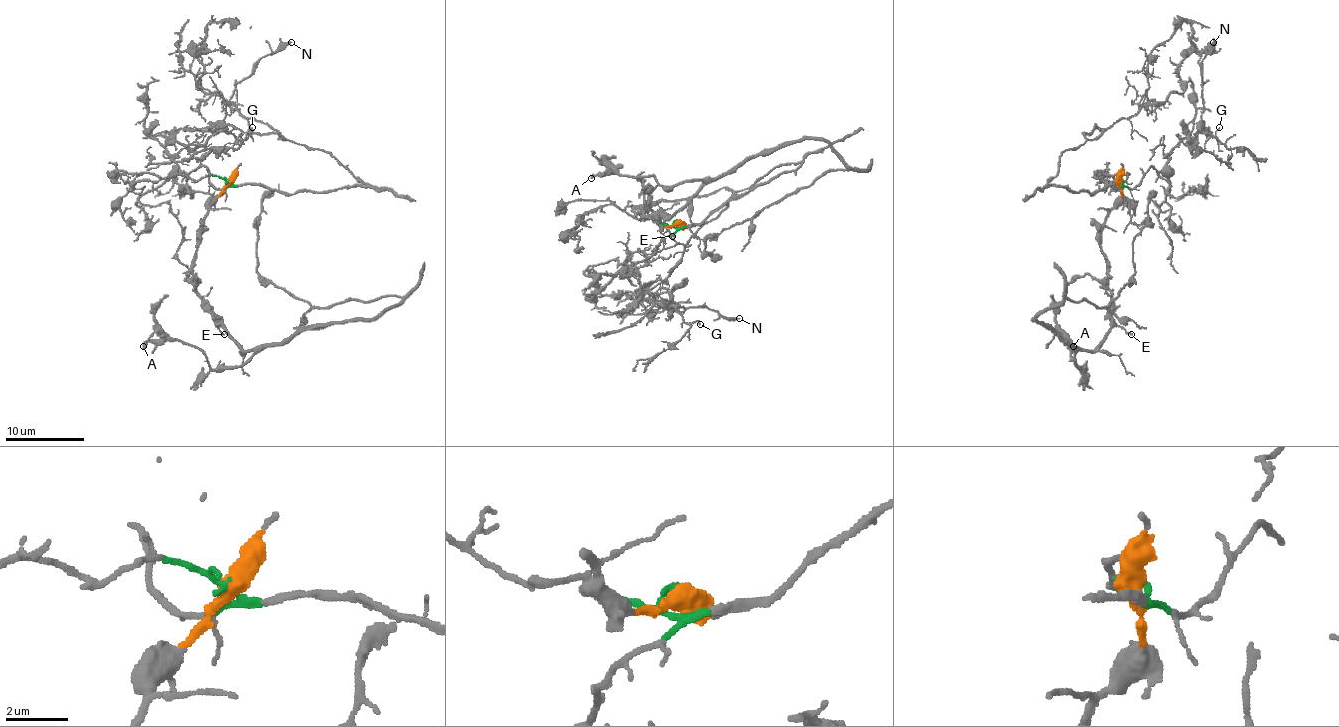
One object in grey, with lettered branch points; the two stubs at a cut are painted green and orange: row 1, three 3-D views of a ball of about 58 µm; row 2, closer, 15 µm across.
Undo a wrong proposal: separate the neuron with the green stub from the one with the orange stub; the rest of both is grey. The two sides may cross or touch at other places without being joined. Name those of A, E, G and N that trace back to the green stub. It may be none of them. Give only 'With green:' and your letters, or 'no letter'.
With green: G, N

